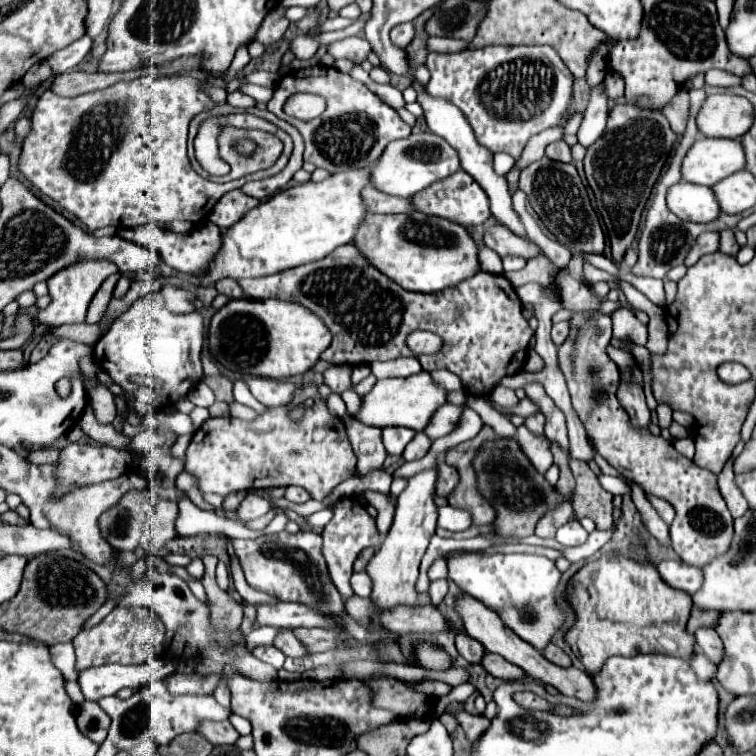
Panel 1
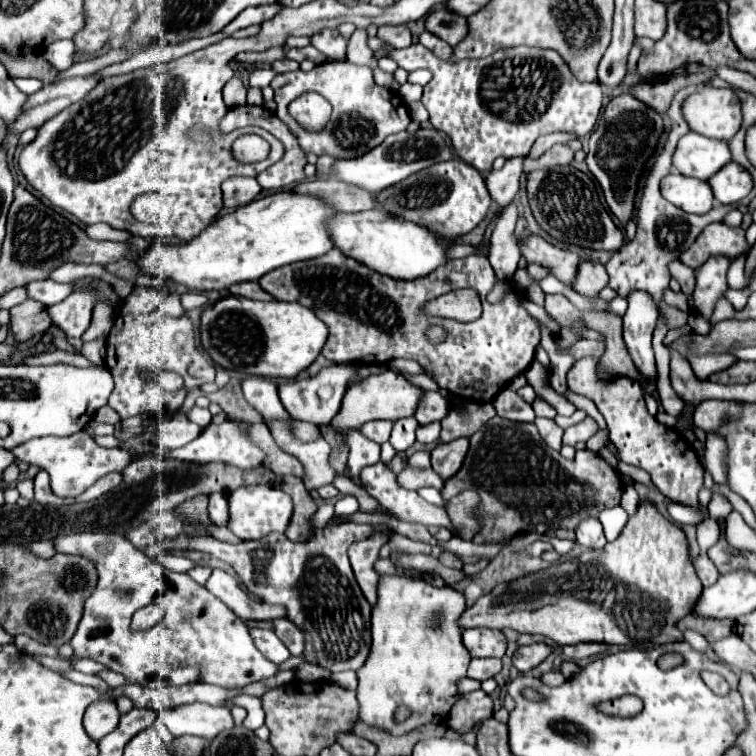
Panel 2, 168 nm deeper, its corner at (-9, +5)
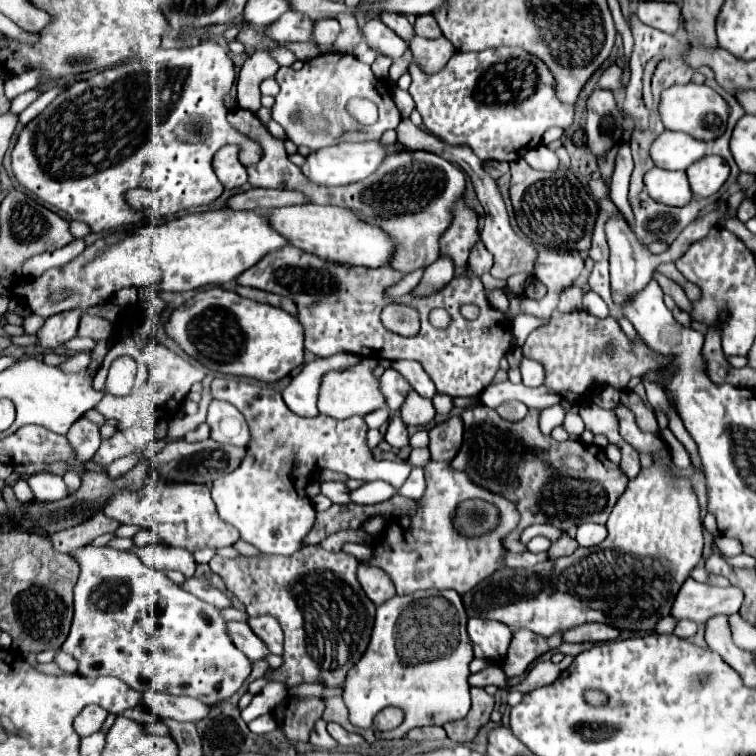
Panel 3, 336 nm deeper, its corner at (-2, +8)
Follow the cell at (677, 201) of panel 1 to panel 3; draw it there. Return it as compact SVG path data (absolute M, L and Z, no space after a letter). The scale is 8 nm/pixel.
M654 168L646 174L644 184L654 200L668 206L686 206L694 198L686 172L670 172Z

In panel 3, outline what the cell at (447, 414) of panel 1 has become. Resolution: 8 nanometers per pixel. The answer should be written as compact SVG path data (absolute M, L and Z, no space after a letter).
M388 368L388 370L382 374L380 382L382 382L382 392L386 394L386 404L388 404L390 412L394 412L394 414L400 412L402 404L406 402L406 396L408 396L414 388L412 388L410 382L408 382L406 378L402 378L402 374L396 372L394 368Z

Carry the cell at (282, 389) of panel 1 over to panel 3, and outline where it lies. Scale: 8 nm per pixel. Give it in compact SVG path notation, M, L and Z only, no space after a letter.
M334 354L330 358L316 358L306 364L298 376L290 380L290 384L282 390L282 398L286 406L298 416L316 416L318 414L318 392L320 382L326 372L342 370L358 364L360 358L354 354Z

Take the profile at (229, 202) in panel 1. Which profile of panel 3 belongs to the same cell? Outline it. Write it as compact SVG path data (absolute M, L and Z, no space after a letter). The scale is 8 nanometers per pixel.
M226 144L214 154L212 166L214 166L214 172L216 172L218 180L222 182L224 190L234 190L248 182L246 168L240 164L238 154L240 154L238 144Z

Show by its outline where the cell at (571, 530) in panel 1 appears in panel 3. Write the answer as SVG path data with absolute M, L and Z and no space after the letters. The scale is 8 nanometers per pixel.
M586 522L586 524L580 524L580 526L578 526L576 542L578 542L580 546L596 546L596 544L602 542L604 538L606 538L606 528L600 526L600 524Z

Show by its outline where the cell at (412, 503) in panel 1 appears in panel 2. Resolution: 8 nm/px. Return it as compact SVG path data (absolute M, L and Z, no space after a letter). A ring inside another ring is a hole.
M383 575L379 583L379 601L373 607L371 617L371 653L365 665L357 671L359 687L357 687L357 701L359 701L359 719L367 725L385 729L393 735L405 735L425 723L437 723L447 717L453 705L461 699L461 691L457 687L459 679L467 677L467 667L471 661L469 651L461 641L461 627L459 617L465 611L465 597L455 589L439 589L423 579L405 579L397 575ZM399 705L407 705L413 709L413 715L407 723L395 723L393 713Z

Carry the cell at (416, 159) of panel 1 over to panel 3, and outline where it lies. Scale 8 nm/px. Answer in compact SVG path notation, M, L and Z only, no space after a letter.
M372 140L372 142L342 142L342 144L336 144L336 146L328 146L328 148L320 148L316 152L312 152L304 166L302 166L302 172L318 182L318 184L324 184L324 186L346 186L346 184L352 184L352 182L362 182L364 178L372 176L380 164L384 162L384 158L392 156L392 154L400 154L400 152L406 152L410 148L406 148L404 144L400 142L392 142L392 144L382 144L380 140Z

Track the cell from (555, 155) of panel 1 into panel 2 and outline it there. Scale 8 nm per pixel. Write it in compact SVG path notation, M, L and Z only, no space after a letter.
M553 145L549 151L545 151L541 157L523 159L523 171L537 171L537 169L549 169L555 165L569 165L573 161L573 151L567 145Z

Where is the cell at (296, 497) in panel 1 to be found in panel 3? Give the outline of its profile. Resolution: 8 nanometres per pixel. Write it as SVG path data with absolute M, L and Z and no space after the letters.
M322 482L320 484L320 492L324 496L328 496L332 502L336 504L346 504L350 502L350 496L348 496L348 488L342 484L342 482Z

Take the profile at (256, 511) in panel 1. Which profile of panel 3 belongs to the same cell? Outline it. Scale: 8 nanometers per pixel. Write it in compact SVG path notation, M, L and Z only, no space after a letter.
M217 376L212 380L212 396L234 404L244 414L252 432L252 442L242 464L232 474L214 482L212 500L216 502L218 516L260 552L294 554L294 550L302 548L302 538L310 532L316 518L314 506L304 492L308 474L330 468L356 480L384 480L398 490L412 470L408 462L372 458L366 446L368 426L364 418L334 420L324 414L314 418L296 416L282 402L278 390L248 377Z

